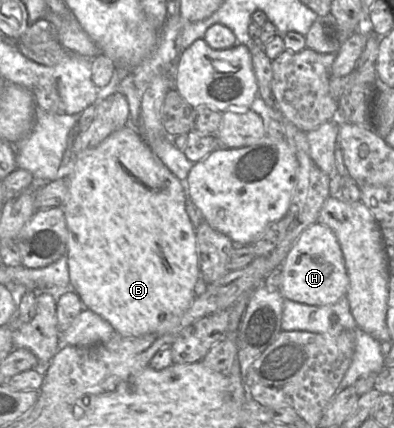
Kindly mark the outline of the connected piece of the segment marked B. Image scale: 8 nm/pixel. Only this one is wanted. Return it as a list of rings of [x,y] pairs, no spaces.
[[[130,120],[129,124],[110,134],[97,146],[80,153],[71,176],[66,179],[68,179],[68,193],[62,208],[68,230],[67,257],[70,288],[79,295],[84,308],[100,315],[123,336],[138,337],[171,332],[195,299],[195,287],[200,279],[196,232],[186,212],[185,195],[180,180],[154,154]]]

